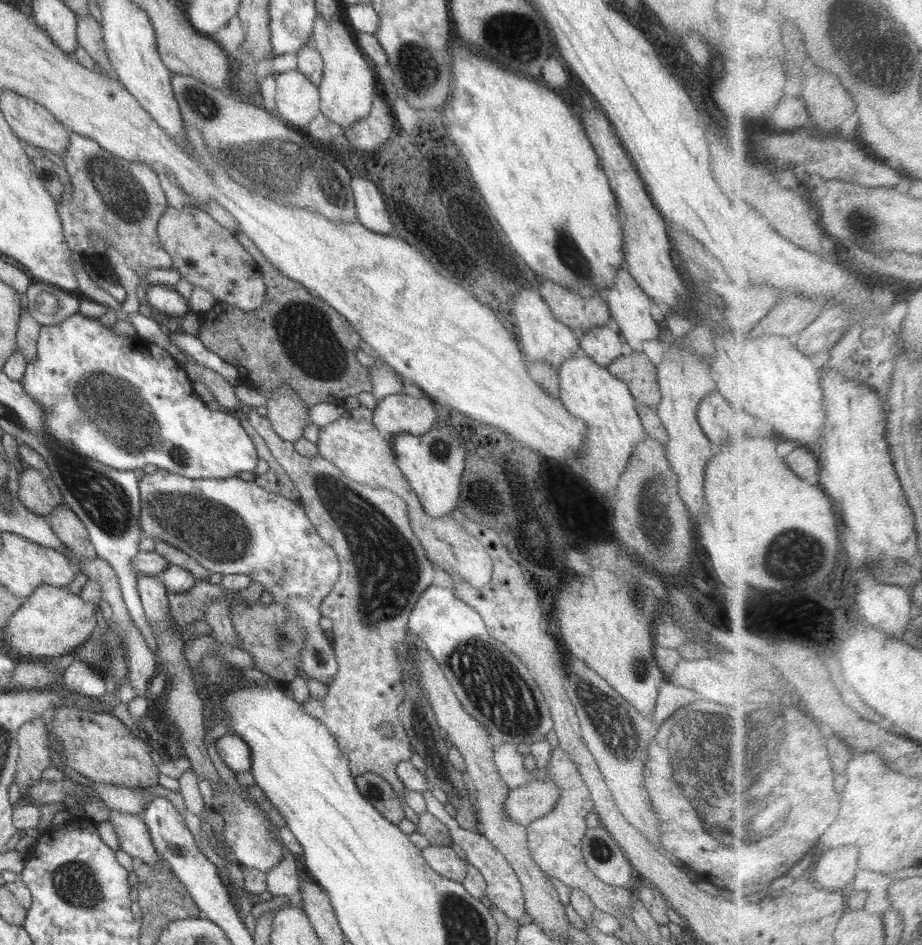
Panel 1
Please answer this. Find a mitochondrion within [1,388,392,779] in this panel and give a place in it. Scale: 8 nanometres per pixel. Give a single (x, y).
(216, 533)

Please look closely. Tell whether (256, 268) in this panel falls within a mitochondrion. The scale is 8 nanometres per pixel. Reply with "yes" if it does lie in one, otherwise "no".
no

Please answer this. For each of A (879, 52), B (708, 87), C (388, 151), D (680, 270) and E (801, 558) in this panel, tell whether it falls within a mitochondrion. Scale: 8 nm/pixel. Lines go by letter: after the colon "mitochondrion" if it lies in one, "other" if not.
A: mitochondrion
B: other
C: other
D: other
E: mitochondrion

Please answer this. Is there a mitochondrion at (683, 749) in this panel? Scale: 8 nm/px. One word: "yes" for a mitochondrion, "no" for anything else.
yes

